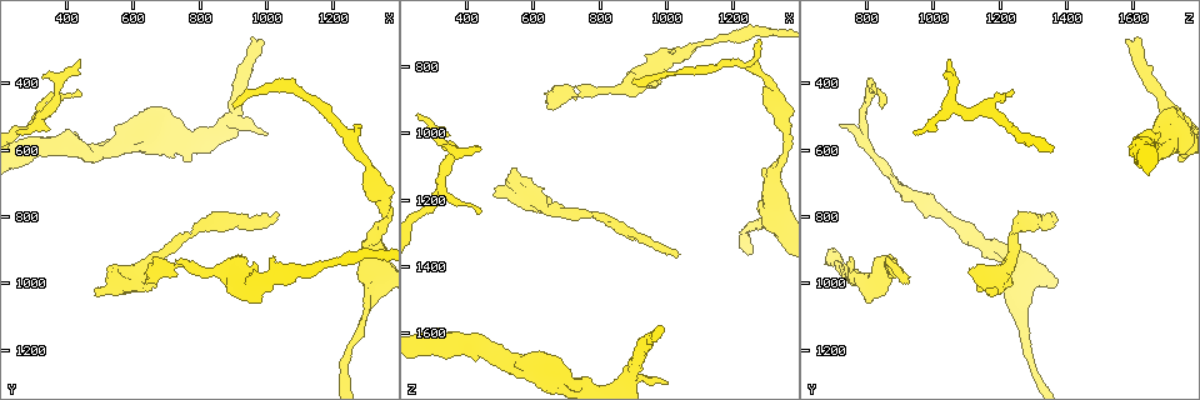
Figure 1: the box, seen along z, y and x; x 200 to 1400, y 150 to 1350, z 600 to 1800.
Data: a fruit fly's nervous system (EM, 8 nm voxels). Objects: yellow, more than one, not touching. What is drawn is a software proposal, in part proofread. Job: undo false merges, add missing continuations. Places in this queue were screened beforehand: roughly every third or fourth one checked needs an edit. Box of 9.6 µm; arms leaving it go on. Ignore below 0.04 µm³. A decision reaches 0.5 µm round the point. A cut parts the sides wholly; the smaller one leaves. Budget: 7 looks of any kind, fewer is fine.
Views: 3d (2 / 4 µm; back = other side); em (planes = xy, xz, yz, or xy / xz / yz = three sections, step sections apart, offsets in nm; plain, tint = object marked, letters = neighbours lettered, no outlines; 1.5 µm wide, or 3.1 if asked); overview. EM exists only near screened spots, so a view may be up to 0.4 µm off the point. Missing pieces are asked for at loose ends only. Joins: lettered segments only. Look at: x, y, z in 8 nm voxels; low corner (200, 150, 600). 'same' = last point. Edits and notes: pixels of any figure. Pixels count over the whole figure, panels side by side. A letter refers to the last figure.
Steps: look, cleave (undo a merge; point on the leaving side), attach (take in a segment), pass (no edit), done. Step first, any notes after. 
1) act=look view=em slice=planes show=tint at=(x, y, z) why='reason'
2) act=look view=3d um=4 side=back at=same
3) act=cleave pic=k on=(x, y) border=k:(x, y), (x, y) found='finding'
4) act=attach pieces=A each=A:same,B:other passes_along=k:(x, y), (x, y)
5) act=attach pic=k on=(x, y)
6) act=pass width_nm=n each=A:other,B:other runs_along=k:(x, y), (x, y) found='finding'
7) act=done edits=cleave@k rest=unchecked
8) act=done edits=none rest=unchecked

act=look view=em slice=planes show=letters at=(540, 960, 1110) why='stops while still wide'

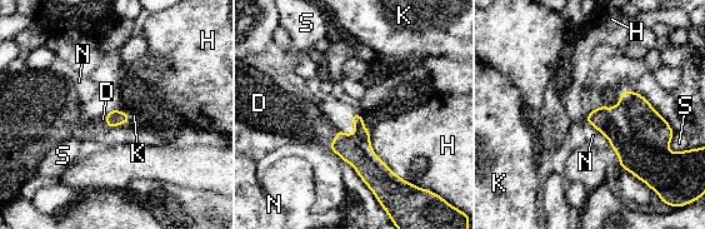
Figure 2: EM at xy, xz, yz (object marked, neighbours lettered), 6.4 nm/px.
act=attach pieces=D each=D:same,H:other,K:other,N:other,S:other found='it goes on there'

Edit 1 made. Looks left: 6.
act=look view=3d um=2 at=(450, 340, 1050) why='free end'

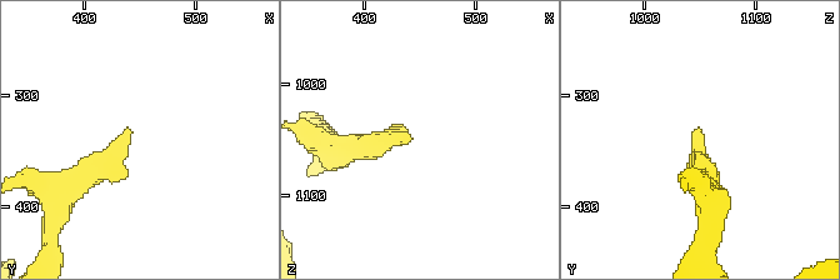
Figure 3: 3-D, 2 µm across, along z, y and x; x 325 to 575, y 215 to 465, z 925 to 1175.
act=look view=em slice=planes show=letters at=(442, 332, 1046) why='shape alone is not enough'

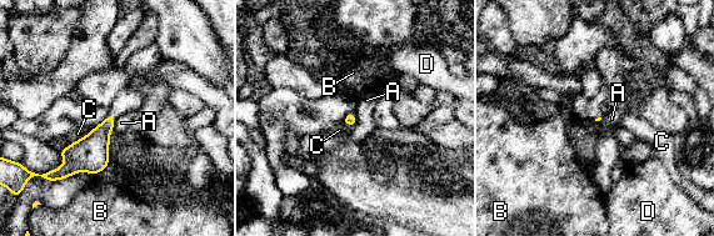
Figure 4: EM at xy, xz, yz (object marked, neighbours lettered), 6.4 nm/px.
act=pass longest_contact=A:70nm each=A:other,B:other,C:other,D:other found='none of them fits'

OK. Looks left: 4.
act=look view=em slice=yz step=4 show=letters at=(1290, 530, 720) why='an open end'

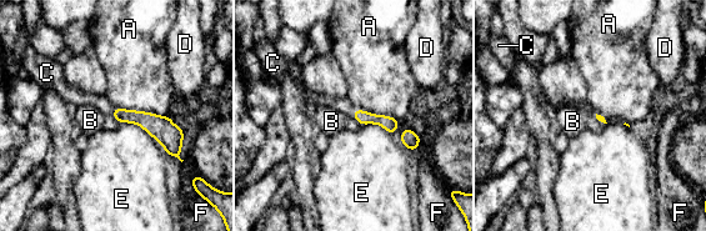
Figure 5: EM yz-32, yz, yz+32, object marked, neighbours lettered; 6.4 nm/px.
act=attach pieces=C each=A:other,B:other,C:same,D:other,E:other,F:other passes_along=5:(390, 124), (355, 113), (344, 105) found='it goes on there'

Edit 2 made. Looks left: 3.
act=done edits=attach@2,attach@5 rest=unchecked

